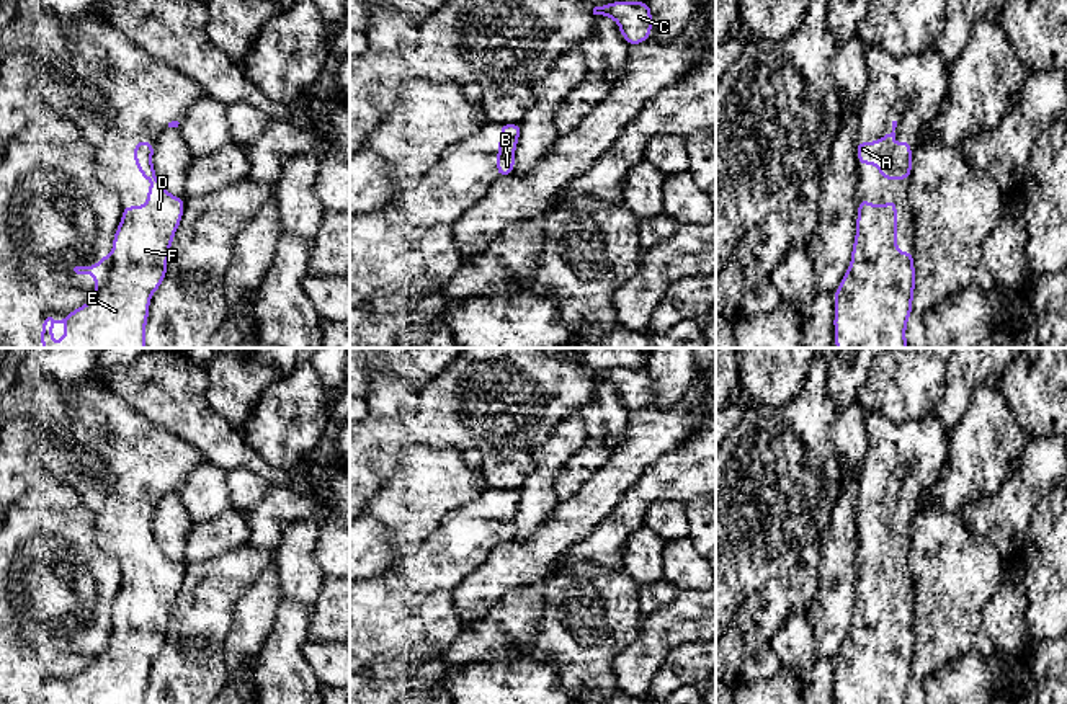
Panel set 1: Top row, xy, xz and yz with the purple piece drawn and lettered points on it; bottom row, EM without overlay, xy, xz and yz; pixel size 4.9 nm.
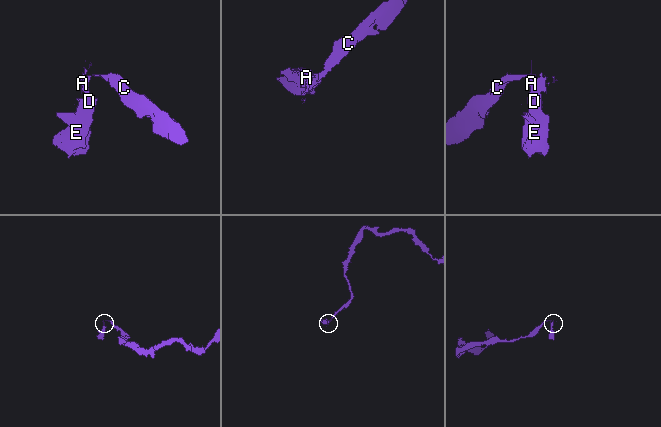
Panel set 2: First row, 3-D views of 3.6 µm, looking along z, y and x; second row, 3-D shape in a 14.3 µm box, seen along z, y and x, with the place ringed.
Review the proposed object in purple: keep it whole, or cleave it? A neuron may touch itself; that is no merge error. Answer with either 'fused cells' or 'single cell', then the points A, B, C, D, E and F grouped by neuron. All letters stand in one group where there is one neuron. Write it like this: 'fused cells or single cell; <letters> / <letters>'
single cell; A B C D E F

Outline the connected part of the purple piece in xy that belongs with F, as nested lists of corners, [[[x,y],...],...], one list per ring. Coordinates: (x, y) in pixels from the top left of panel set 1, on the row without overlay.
[[[134,506],[134,531],[141,536],[142,546],[152,546],[147,554],[147,568],[144,572],[123,572],[123,583],[113,603],[113,619],[105,621],[93,632],[75,632],[77,640],[92,640],[95,644],[96,658],[87,670],[67,679],[62,686],[47,683],[42,689],[39,704],[54,704],[52,691],[64,689],[67,699],[62,704],[145,704],[145,691],[149,686],[149,673],[152,660],[160,653],[167,642],[167,629],[175,598],[183,585],[185,565],[170,560],[152,531],[154,506]]]

